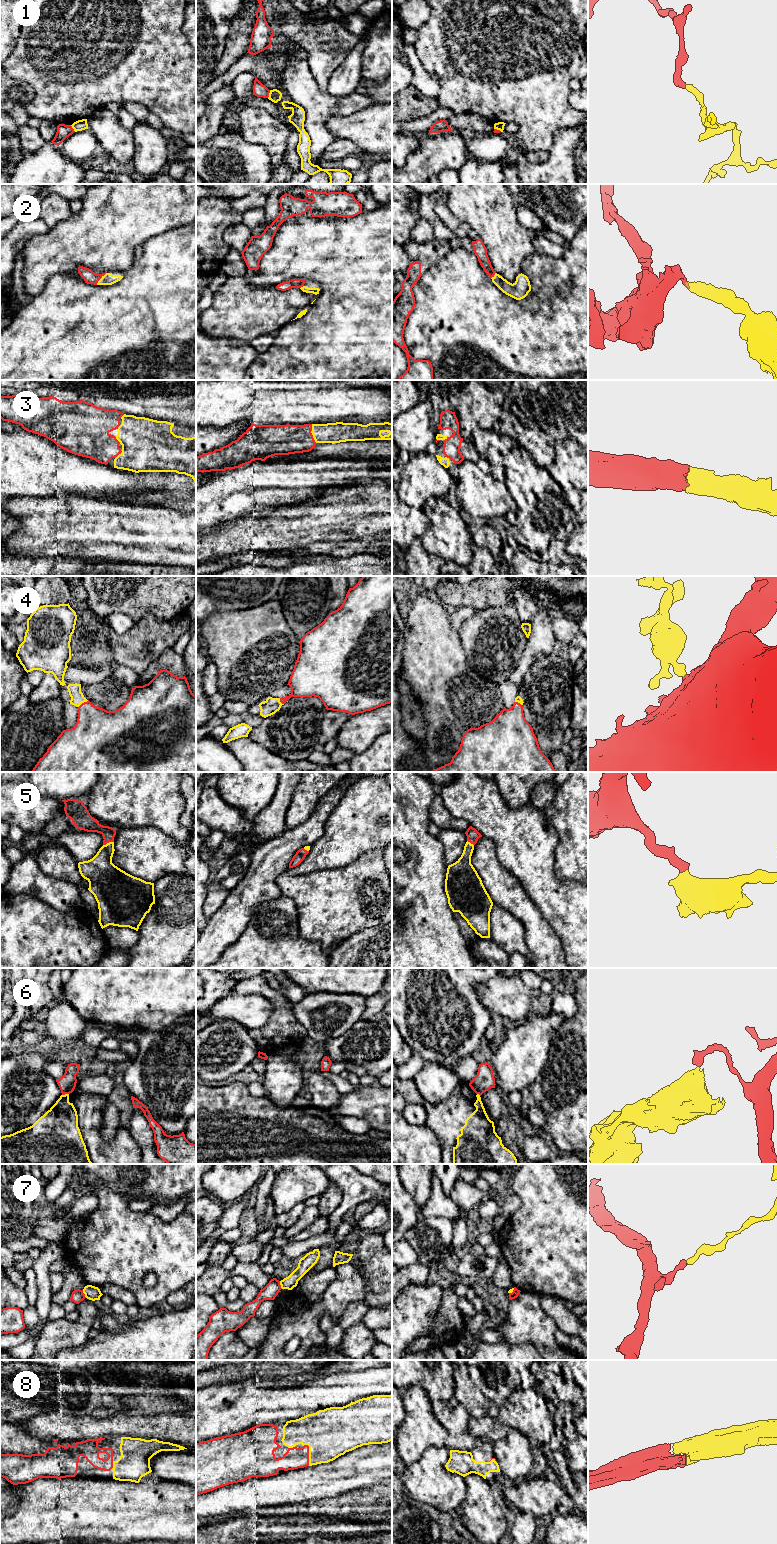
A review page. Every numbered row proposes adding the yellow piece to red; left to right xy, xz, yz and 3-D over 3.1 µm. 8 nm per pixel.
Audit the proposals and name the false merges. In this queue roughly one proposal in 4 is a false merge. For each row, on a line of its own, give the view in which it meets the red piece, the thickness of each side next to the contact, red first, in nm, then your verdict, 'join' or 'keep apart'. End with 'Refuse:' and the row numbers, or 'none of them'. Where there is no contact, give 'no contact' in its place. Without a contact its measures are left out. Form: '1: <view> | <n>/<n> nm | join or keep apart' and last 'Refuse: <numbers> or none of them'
1: xz | 110/100 nm | keep apart
2: xy | 100/100 nm | join
3: xz | 240/160 nm | join
4: xy | 360/110 nm | join
5: xy | 140/240 nm | join
6: xy | 140/280 nm | keep apart
7: xy | 100/120 nm | keep apart
8: xz | 170/400 nm | join
Refuse: 1, 6, 7

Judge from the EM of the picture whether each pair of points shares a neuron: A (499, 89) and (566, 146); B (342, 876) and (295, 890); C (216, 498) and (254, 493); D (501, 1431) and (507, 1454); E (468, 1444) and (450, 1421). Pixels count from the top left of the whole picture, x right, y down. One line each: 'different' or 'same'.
A: different
B: same
C: same
D: different
E: same

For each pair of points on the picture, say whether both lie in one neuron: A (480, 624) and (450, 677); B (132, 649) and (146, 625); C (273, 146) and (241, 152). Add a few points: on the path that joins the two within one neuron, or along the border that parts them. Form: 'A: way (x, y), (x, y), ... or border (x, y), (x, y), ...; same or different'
A: border (457, 632), (466, 662), (476, 672); different
B: way (138, 643), (146, 635), (146, 631); same
C: border (243, 138), (260, 144), (267, 151), (273, 170); different

